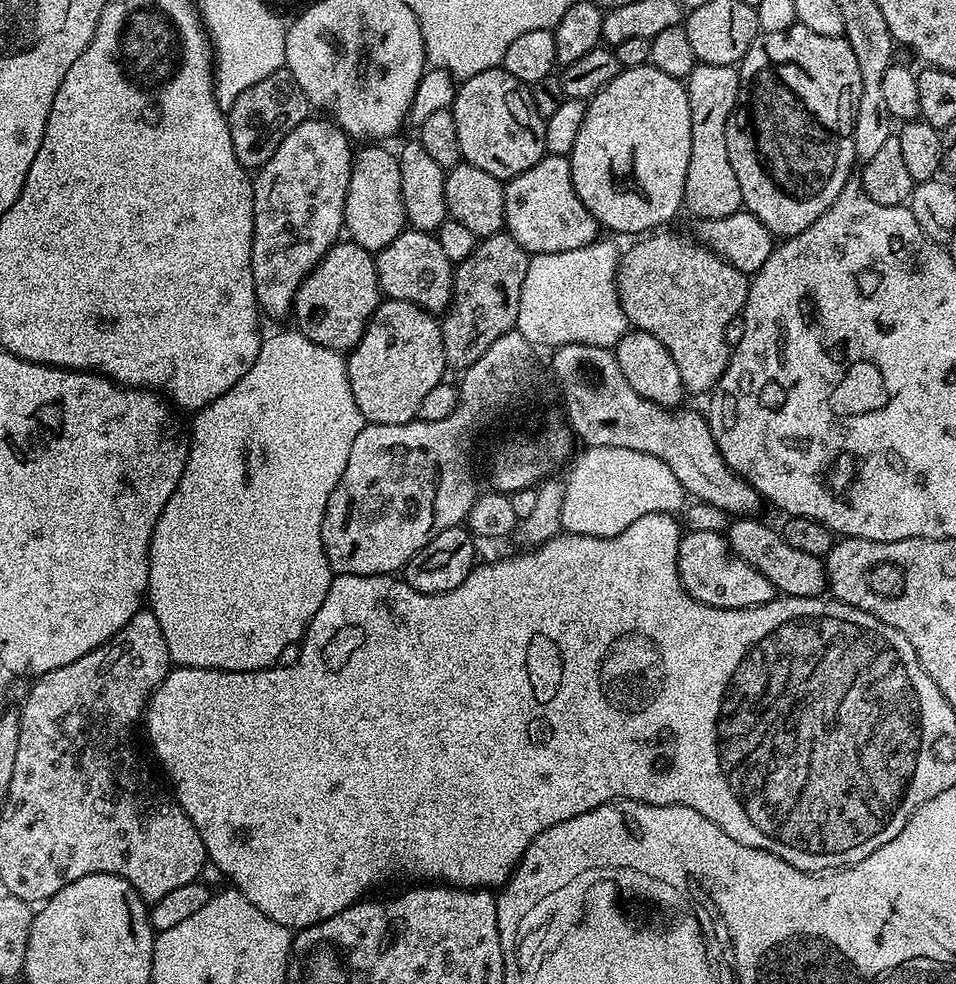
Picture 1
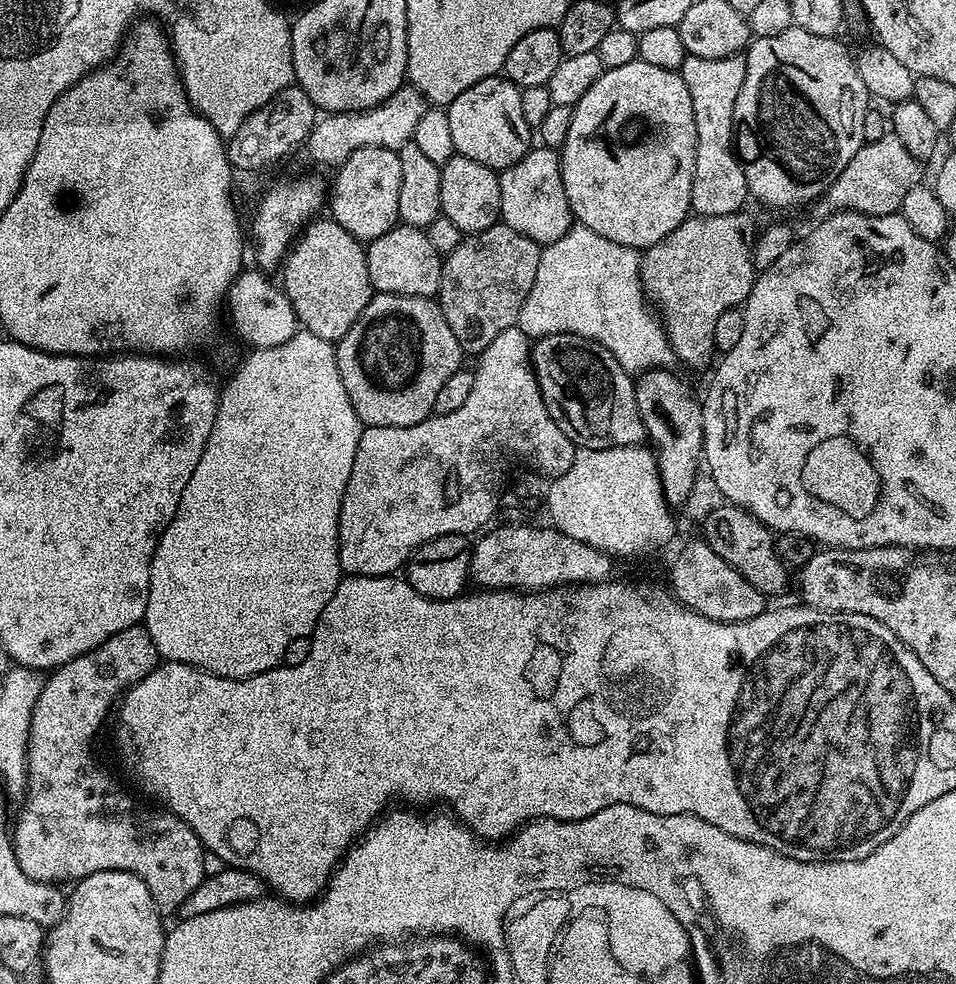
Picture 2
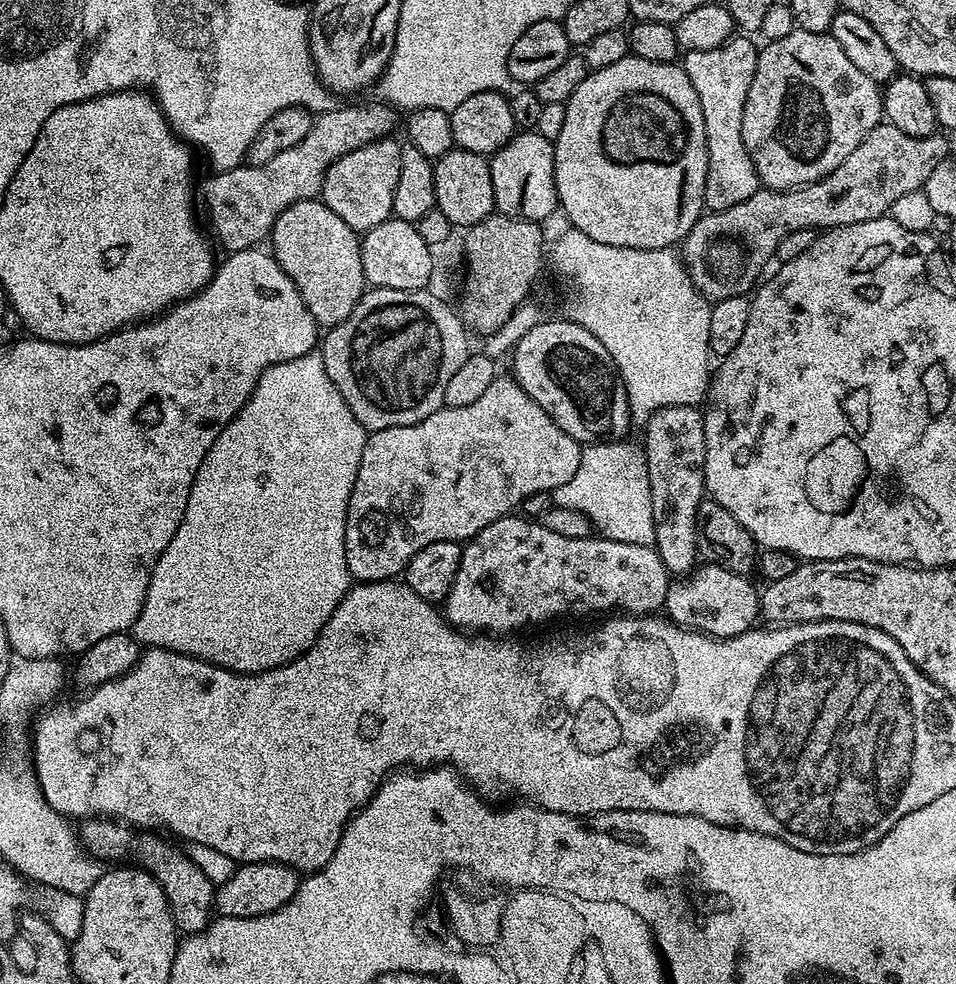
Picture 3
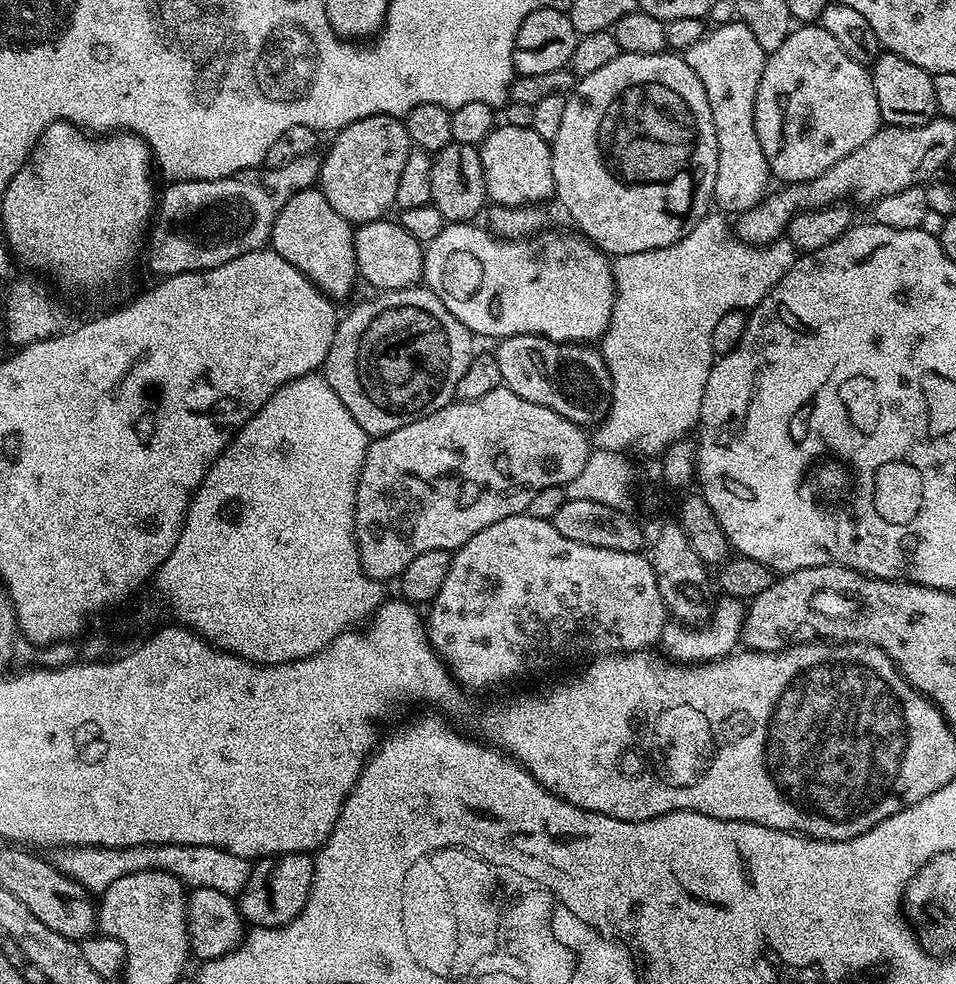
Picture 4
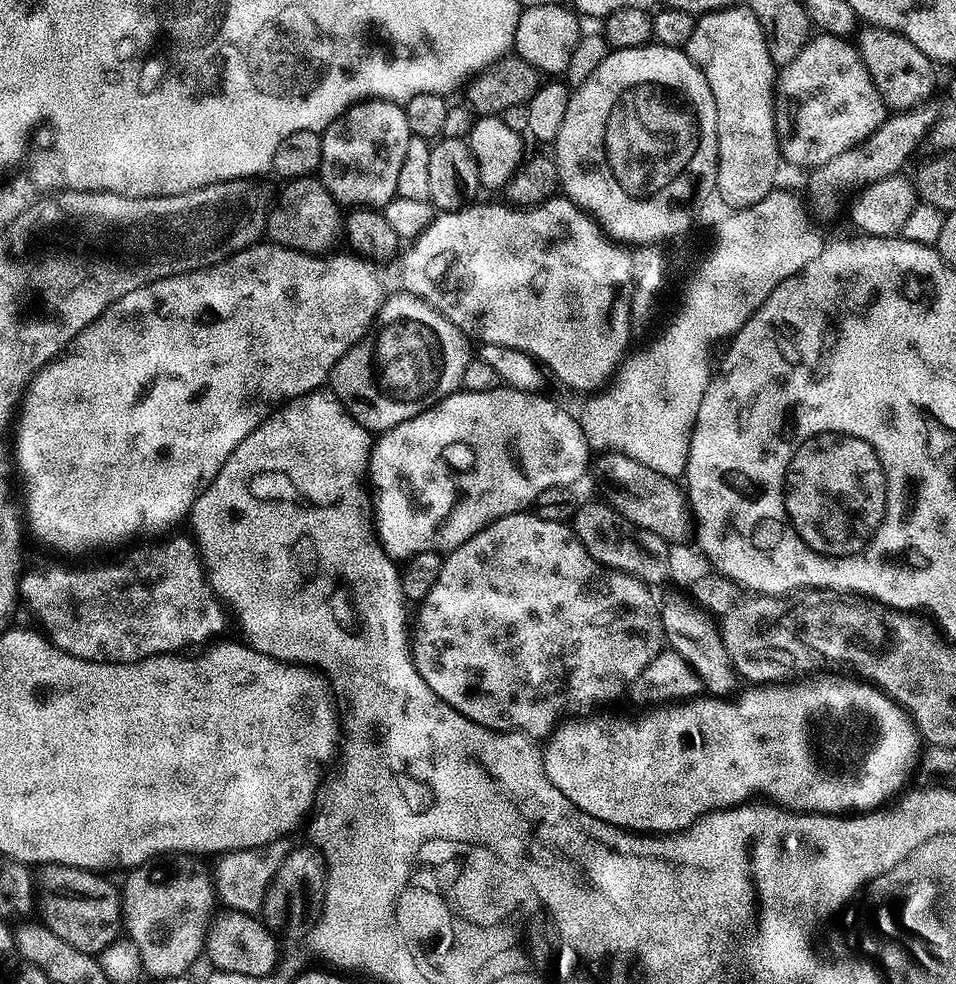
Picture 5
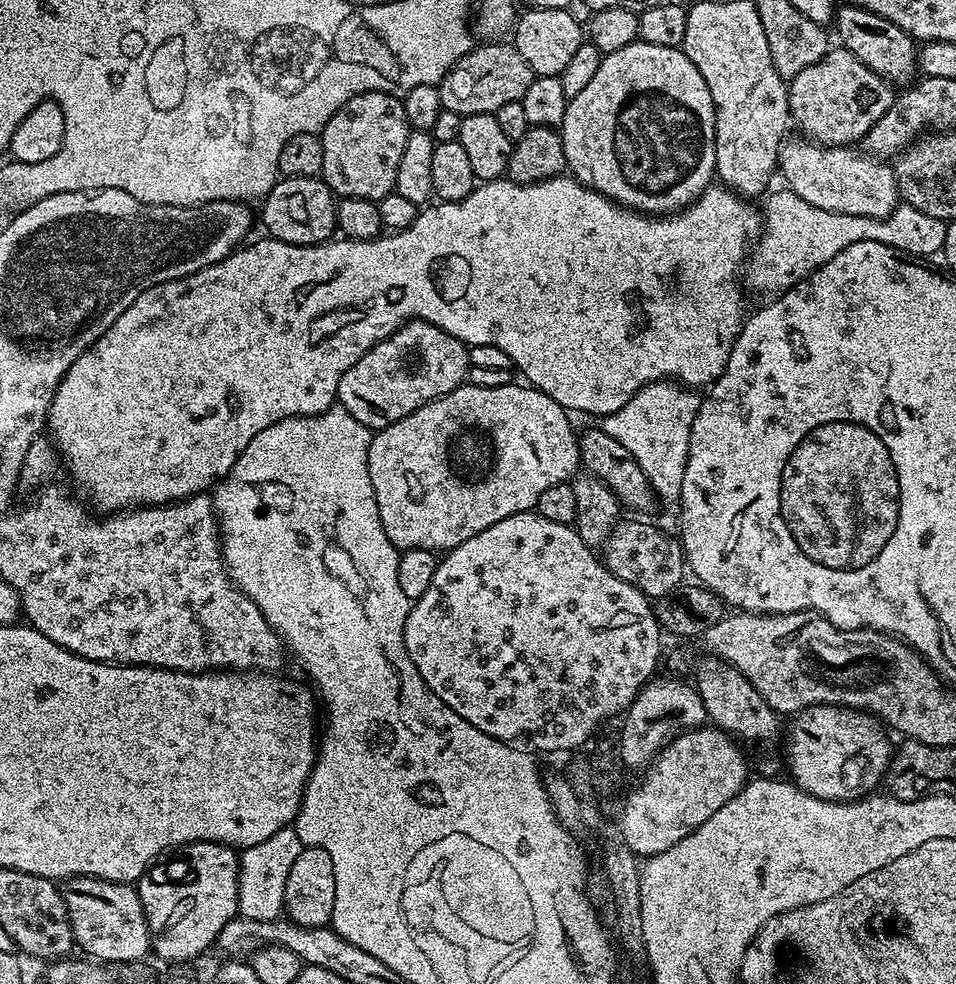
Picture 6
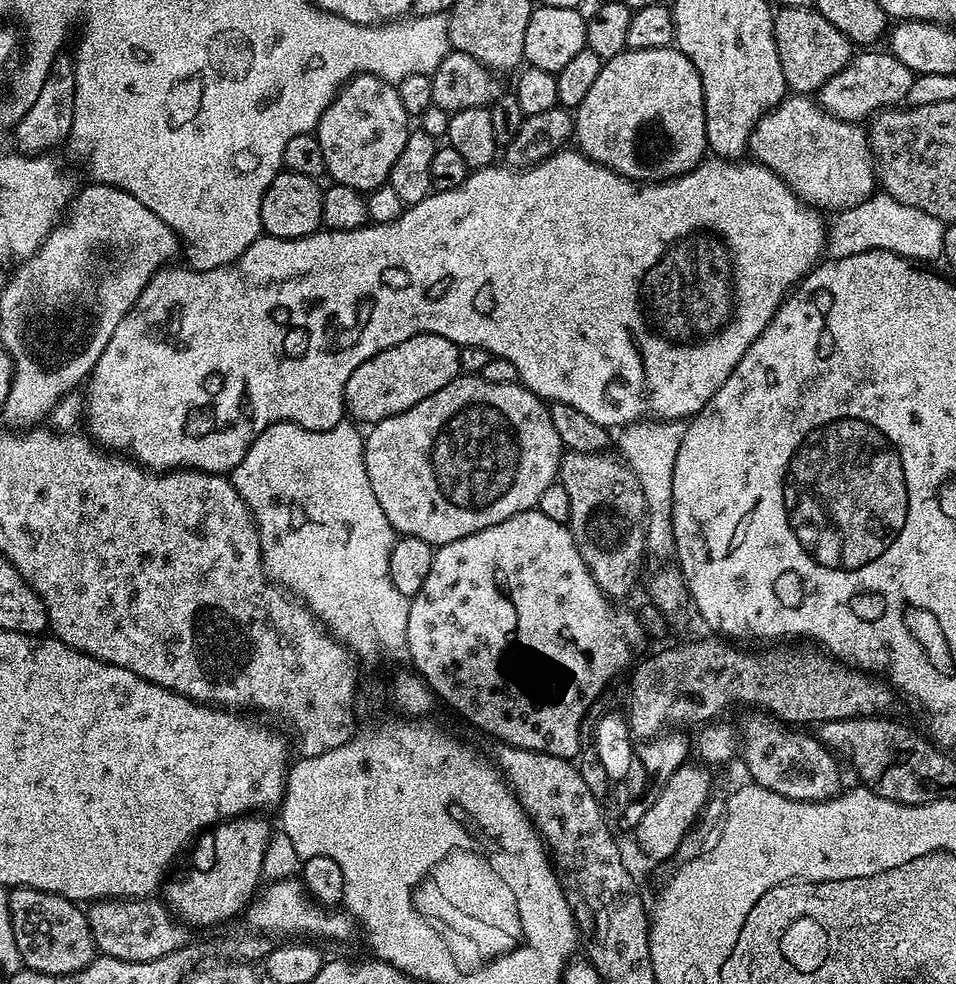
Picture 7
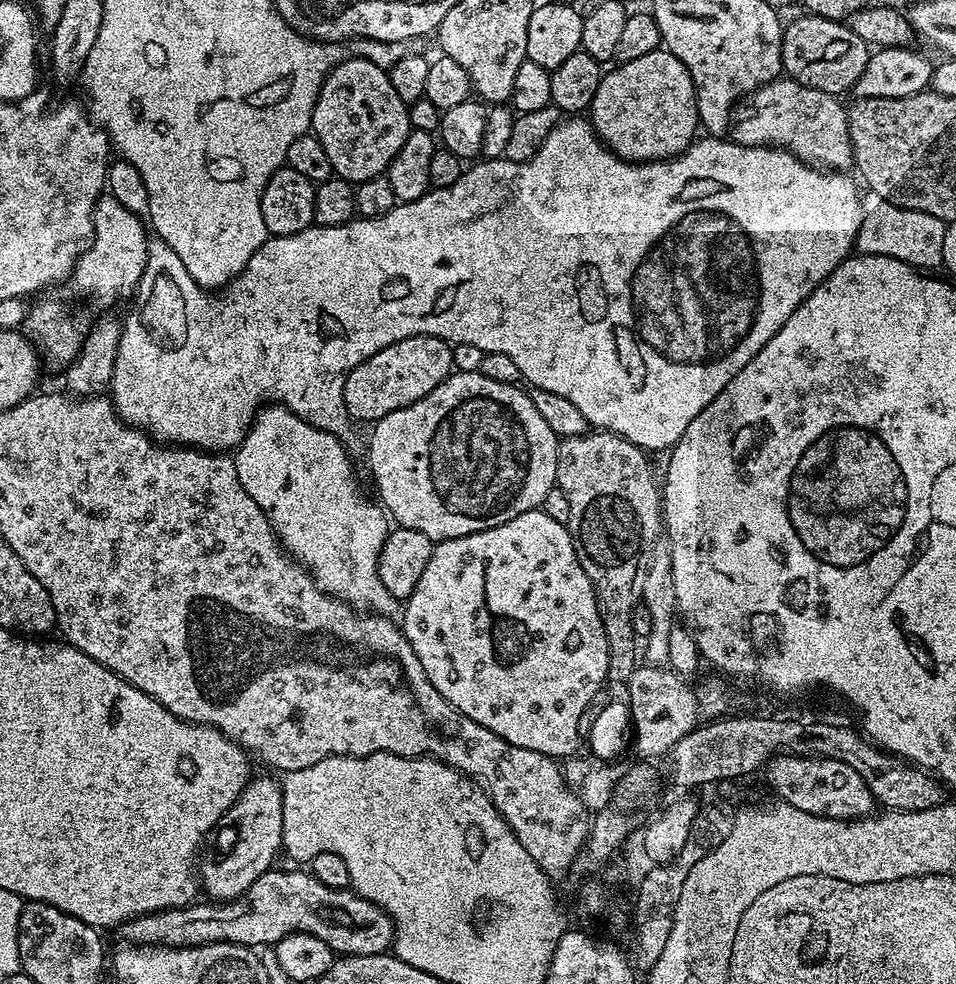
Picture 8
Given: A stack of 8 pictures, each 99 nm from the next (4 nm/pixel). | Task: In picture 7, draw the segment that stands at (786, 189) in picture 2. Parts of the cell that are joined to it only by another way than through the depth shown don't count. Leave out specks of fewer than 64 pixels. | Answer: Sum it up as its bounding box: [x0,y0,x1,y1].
[818,50,914,122]

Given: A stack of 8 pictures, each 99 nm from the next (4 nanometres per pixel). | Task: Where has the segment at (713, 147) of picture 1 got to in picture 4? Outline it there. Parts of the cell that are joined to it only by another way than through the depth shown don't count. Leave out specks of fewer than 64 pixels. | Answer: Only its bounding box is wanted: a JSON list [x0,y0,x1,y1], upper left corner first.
[682,18,769,214]

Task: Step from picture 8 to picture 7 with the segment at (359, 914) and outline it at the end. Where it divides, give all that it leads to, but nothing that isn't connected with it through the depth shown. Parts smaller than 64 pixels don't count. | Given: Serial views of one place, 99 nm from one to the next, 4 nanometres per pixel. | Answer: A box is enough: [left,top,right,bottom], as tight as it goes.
[86,879,358,962]

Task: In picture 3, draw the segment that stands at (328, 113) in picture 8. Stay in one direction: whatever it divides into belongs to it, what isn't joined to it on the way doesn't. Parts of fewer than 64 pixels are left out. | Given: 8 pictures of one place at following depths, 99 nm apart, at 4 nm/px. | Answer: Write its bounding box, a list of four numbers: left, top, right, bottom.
[319,138,401,234]

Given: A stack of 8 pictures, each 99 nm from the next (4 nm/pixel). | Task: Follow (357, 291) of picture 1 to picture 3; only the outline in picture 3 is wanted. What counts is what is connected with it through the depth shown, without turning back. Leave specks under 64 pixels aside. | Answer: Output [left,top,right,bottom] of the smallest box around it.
[270,200,366,329]

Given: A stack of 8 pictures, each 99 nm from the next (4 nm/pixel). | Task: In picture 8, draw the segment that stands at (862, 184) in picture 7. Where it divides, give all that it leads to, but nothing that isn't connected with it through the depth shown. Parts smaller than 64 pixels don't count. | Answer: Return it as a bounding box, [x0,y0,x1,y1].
[730,78,853,170]

